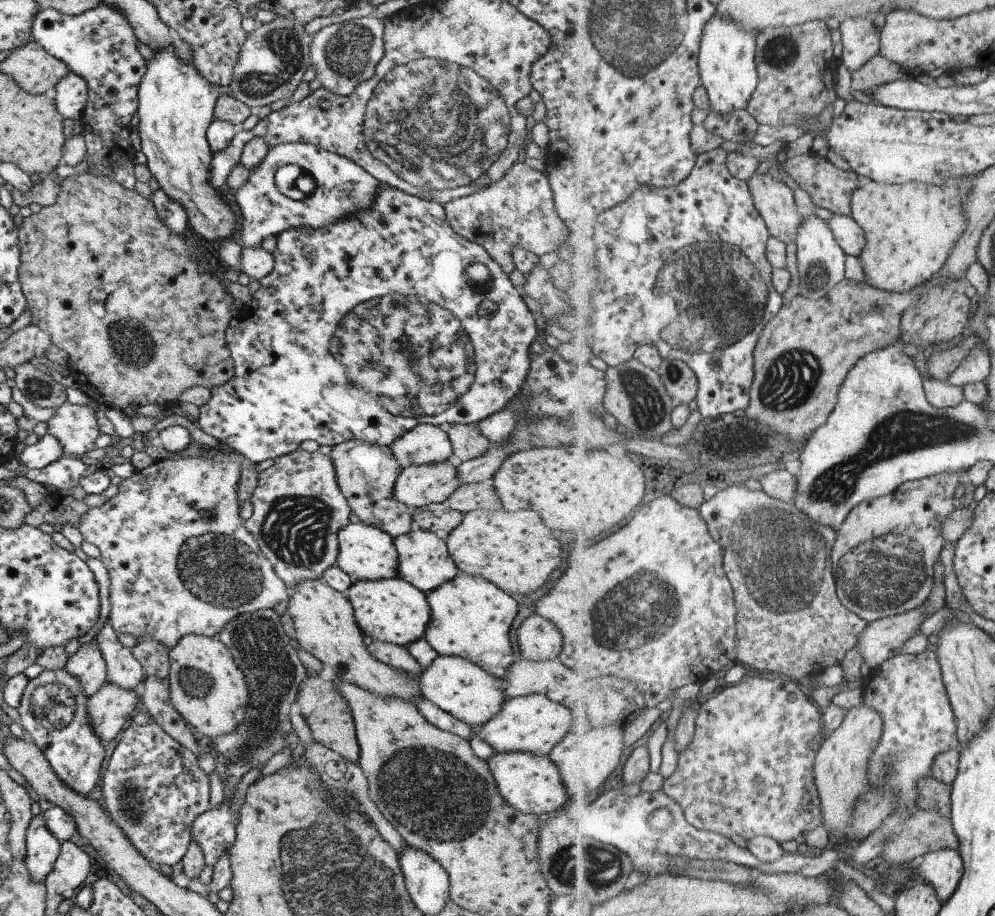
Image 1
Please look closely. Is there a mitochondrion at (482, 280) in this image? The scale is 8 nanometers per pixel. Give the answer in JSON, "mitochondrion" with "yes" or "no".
{"mitochondrion":"yes"}

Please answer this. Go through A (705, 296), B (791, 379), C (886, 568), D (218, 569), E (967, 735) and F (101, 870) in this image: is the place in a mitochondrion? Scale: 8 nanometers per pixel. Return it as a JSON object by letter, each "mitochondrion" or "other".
{"A":"mitochondrion","B":"mitochondrion","C":"mitochondrion","D":"mitochondrion","E":"other","F":"other"}

